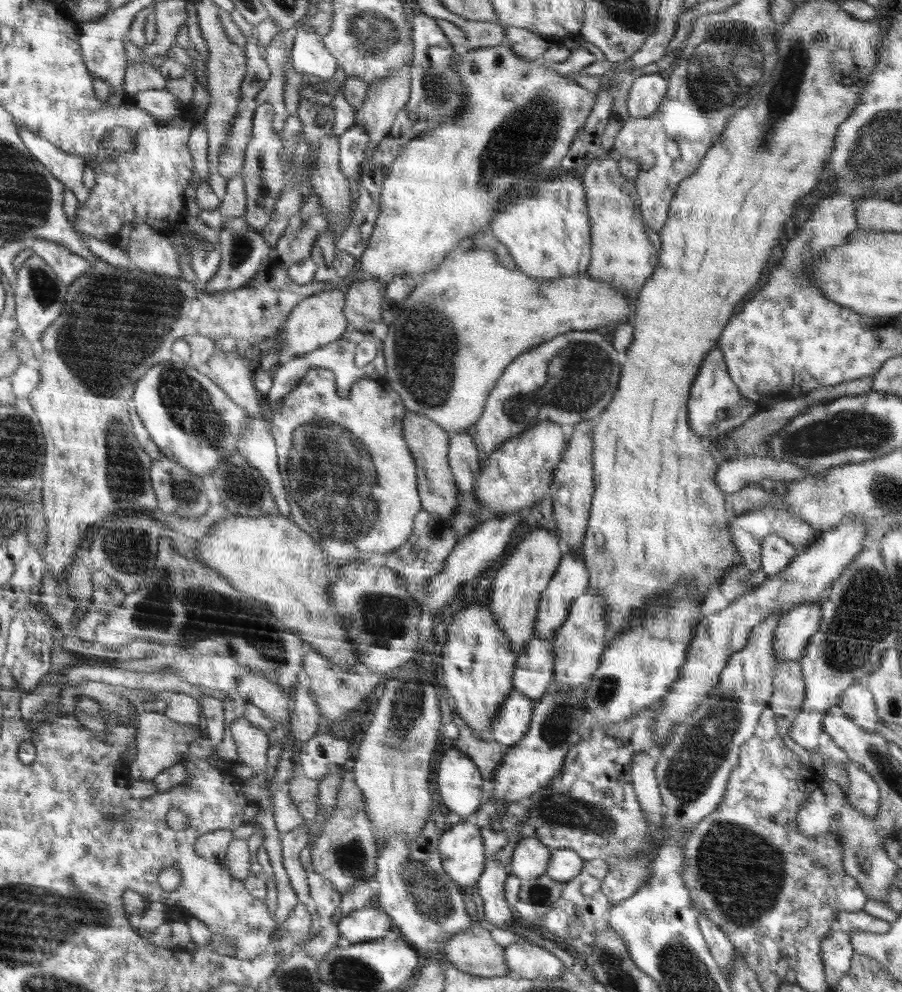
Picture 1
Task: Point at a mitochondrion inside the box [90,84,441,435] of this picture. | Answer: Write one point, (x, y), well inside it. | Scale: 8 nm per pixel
(241, 249)

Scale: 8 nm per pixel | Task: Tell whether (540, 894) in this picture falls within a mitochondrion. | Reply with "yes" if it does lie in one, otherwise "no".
yes

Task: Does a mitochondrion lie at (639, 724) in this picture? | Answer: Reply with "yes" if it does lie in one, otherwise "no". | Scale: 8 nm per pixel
no

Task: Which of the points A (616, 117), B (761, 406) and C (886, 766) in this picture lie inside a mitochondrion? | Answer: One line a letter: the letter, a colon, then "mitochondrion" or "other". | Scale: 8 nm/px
A: other
B: other
C: mitochondrion

